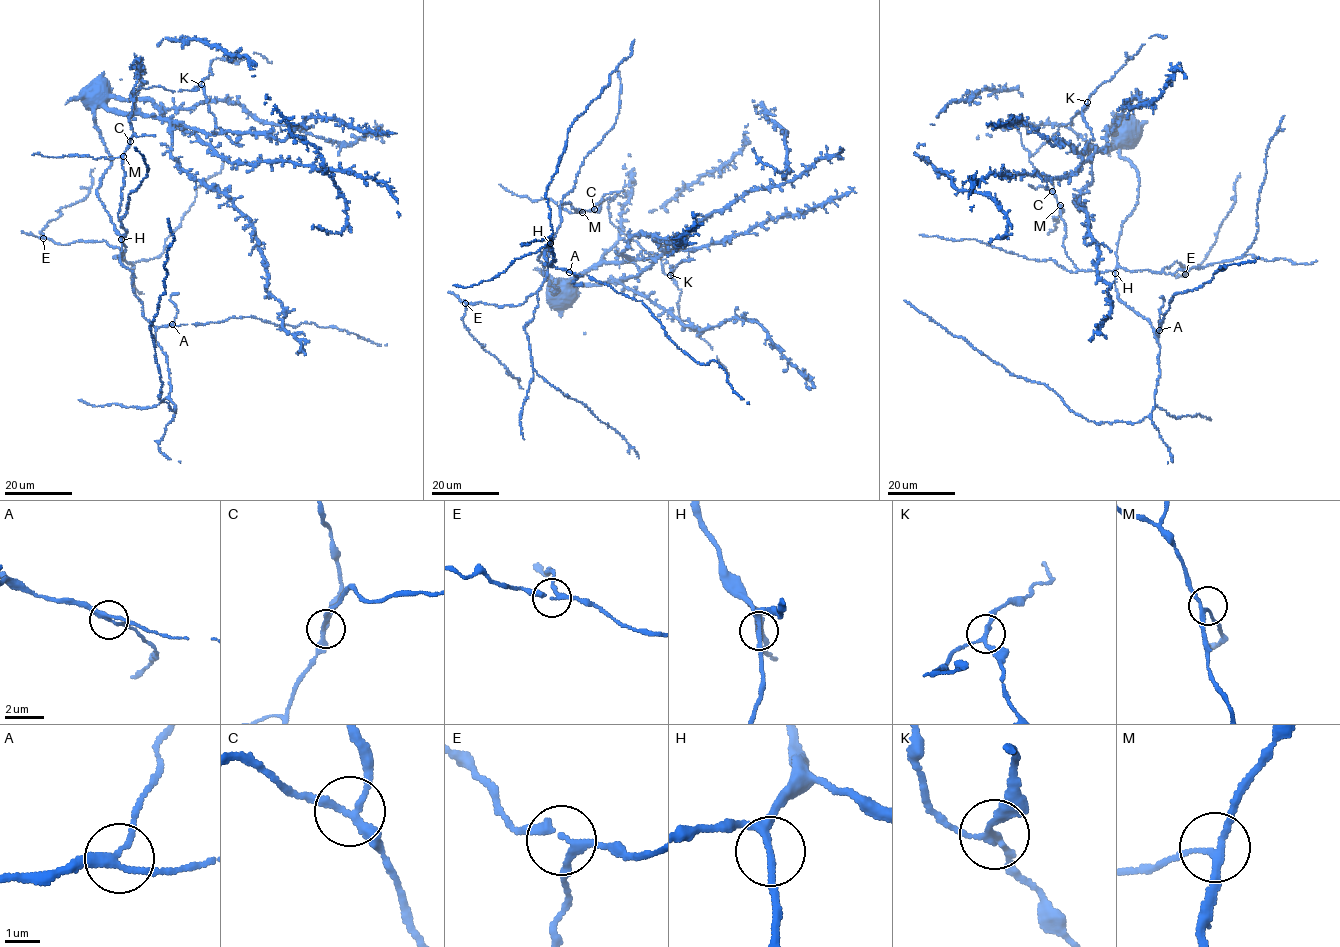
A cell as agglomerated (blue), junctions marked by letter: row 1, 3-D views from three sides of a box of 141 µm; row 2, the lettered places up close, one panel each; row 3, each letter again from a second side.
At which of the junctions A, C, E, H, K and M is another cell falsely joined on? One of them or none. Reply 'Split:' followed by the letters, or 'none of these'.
Split: K

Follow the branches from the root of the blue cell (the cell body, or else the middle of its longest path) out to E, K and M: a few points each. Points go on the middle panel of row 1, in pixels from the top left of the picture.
E: (562, 295), (556, 281), (553, 291), (557, 290), (537, 258), (545, 247), (546, 279), (523, 303), (465, 303)
K: (562, 295), (537, 258), (566, 203), (597, 212), (609, 197), (611, 222), (657, 255), (669, 274)
M: (562, 295), (556, 281), (553, 291), (557, 290), (537, 258), (560, 224), (560, 206), (569, 203), (582, 212)

